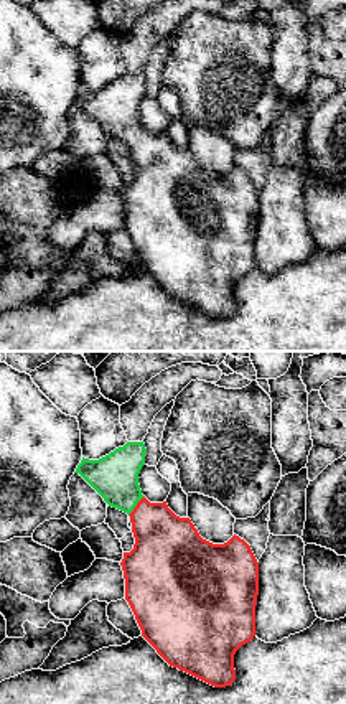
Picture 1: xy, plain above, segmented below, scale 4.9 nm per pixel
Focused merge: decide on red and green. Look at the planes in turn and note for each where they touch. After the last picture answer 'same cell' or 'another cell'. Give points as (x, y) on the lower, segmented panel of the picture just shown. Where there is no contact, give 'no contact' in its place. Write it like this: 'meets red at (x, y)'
meets red at (135, 506)

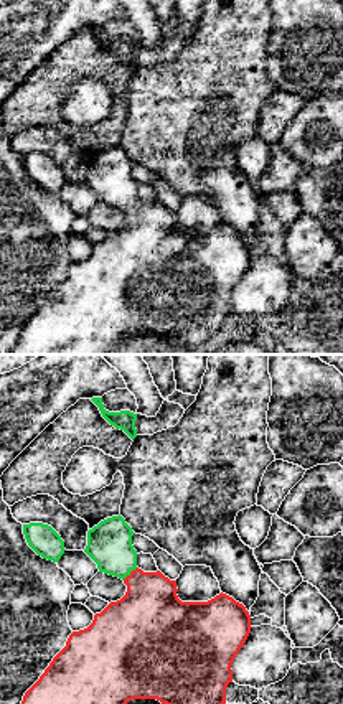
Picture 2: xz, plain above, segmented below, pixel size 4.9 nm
meets red at (131, 572)

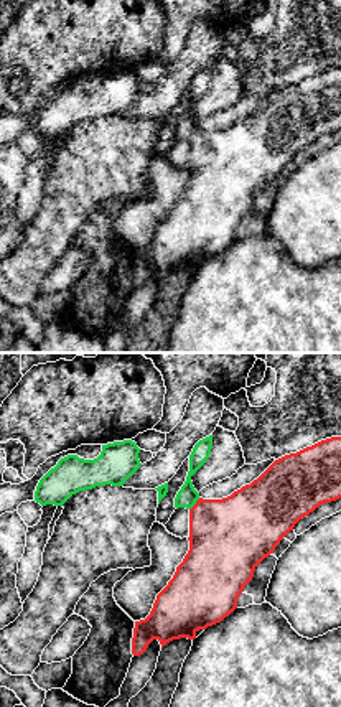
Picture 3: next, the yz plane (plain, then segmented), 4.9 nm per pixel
meets red at (195, 505)

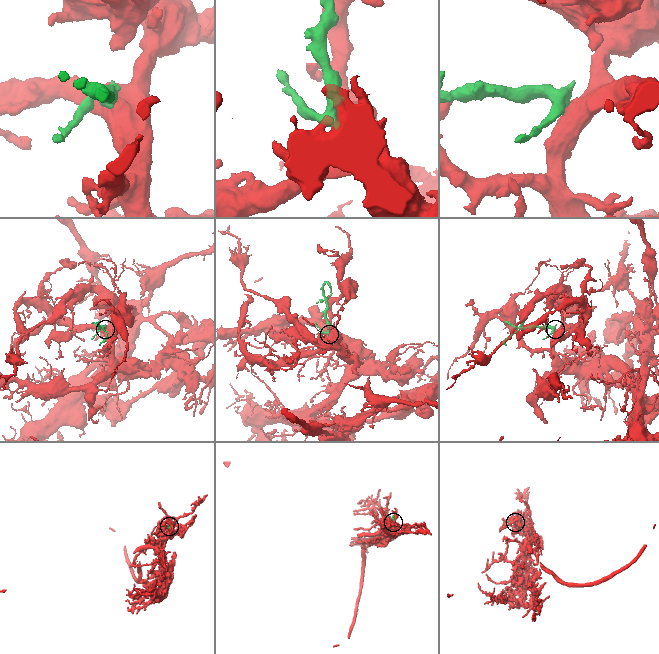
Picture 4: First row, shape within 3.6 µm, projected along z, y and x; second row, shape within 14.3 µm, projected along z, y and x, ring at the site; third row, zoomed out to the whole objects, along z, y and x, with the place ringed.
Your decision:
same cell

